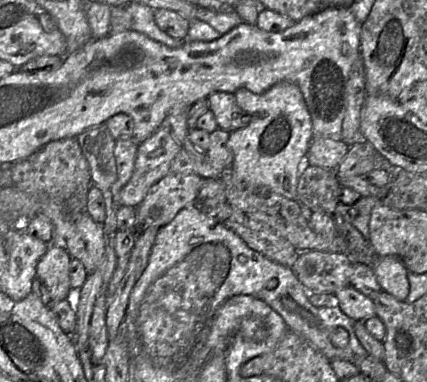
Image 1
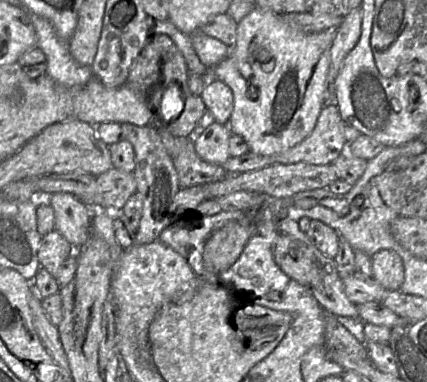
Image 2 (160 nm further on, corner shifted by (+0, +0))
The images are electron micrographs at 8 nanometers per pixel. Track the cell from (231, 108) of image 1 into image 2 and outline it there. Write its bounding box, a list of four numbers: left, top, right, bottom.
[200,79,234,126]

